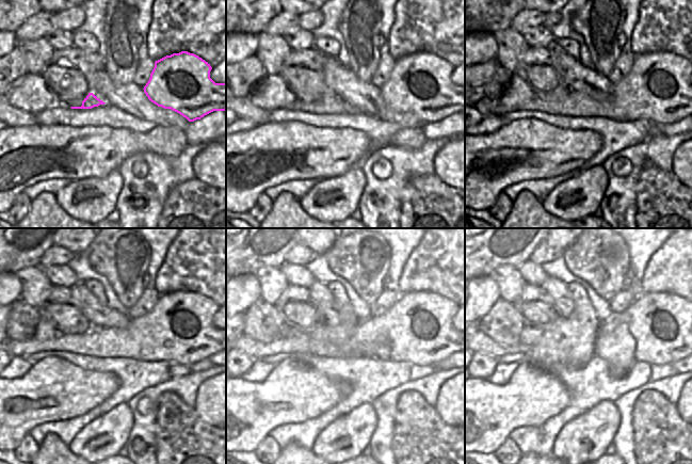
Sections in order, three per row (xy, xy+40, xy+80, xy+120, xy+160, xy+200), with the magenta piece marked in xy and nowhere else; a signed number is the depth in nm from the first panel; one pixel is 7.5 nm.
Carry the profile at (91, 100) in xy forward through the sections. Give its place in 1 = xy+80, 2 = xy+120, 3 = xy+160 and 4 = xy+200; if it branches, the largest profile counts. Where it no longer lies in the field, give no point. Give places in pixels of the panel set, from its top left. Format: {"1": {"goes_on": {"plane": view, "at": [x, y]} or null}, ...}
{"1": {"goes_on": {"plane": "xy+80", "at": [657, 89]}}, "2": {"goes_on": {"plane": "xy+120", "at": [179, 330]}}, "3": {"goes_on": {"plane": "xy+160", "at": [419, 325]}}, "4": {"goes_on": {"plane": "xy+200", "at": [660, 322]}}}

